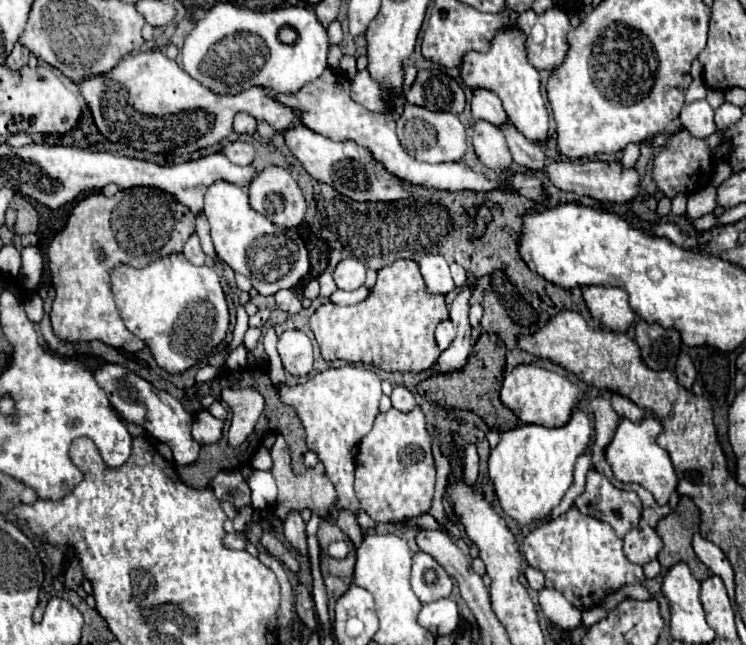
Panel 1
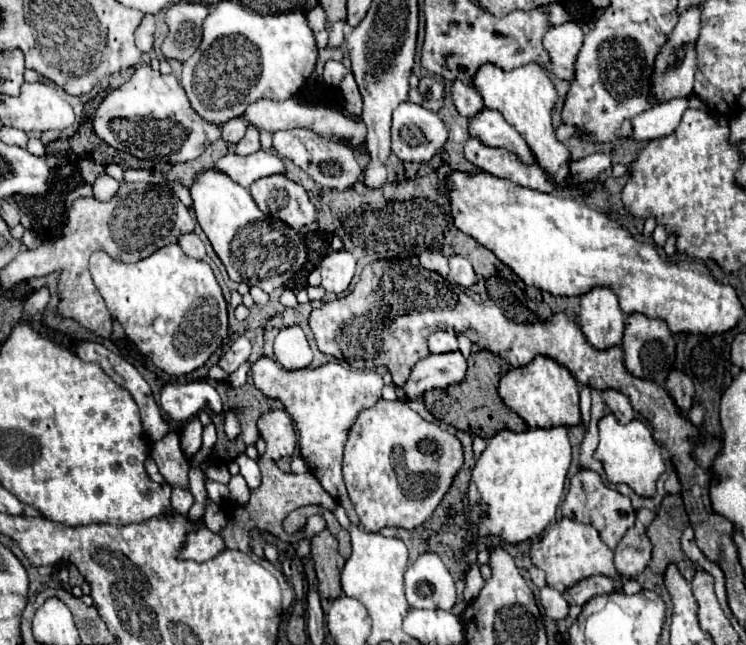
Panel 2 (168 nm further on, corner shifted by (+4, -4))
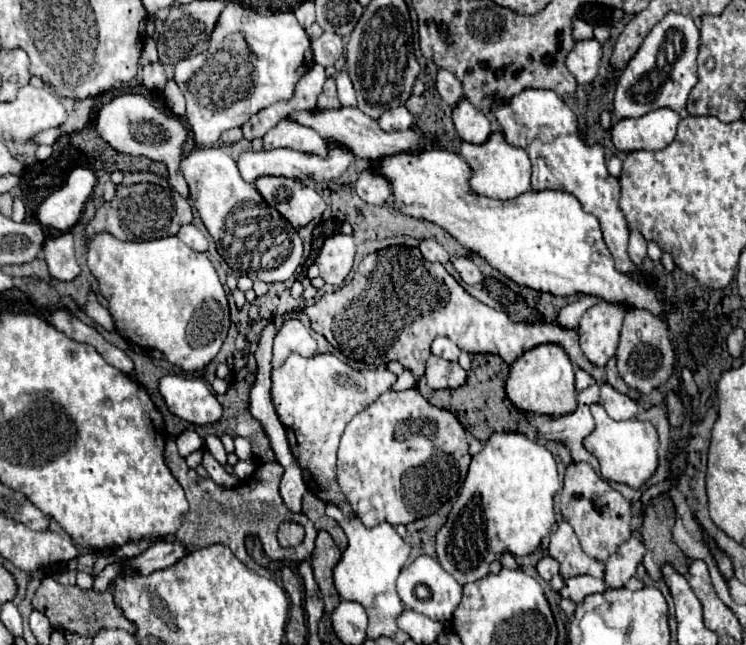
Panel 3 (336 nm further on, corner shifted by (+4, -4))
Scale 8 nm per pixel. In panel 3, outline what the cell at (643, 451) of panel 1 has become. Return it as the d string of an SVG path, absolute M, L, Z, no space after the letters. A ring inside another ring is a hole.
M592 404L590 410L592 410L592 416L596 420L596 428L594 428L594 432L590 432L584 438L584 446L588 452L592 452L598 458L602 476L606 480L624 482L632 488L640 488L654 474L654 470L658 466L656 428L650 422L640 422L636 418L624 420L624 422L612 420L600 404Z

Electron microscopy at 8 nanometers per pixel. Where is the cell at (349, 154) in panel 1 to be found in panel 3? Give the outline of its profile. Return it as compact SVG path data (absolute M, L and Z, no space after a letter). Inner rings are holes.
M292 118L280 120L274 128L270 128L264 136L264 150L274 150L274 148L292 148L300 152L326 152L326 140L318 136L316 130L298 124Z

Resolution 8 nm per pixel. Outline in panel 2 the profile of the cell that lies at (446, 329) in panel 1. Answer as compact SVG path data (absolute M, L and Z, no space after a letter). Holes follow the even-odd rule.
M436 330L428 338L428 348L432 354L442 354L442 352L454 352L458 350L458 340L456 334L446 332L446 330Z

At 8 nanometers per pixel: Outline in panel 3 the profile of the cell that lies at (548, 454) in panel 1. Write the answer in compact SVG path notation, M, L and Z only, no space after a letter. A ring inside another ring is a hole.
M504 432L504 434L492 434L490 440L484 444L484 448L482 448L476 456L472 456L470 470L468 470L468 476L466 476L466 480L464 480L464 484L462 484L458 502L452 506L452 510L450 510L450 514L448 514L448 518L446 518L446 522L444 522L444 526L442 526L442 528L438 530L438 534L436 534L436 554L438 554L440 566L442 566L448 574L452 574L458 584L464 586L464 584L468 584L468 582L476 582L476 580L484 578L484 576L488 574L490 562L498 560L504 552L512 552L514 556L532 554L532 552L540 546L542 538L550 534L550 530L552 530L552 526L554 526L554 522L556 522L556 520L554 520L554 494L556 494L558 488L560 488L560 480L558 480L556 460L554 460L554 456L552 456L552 452L550 452L548 448L544 448L544 446L538 444L538 442L528 440L524 434L508 434L508 432Z

